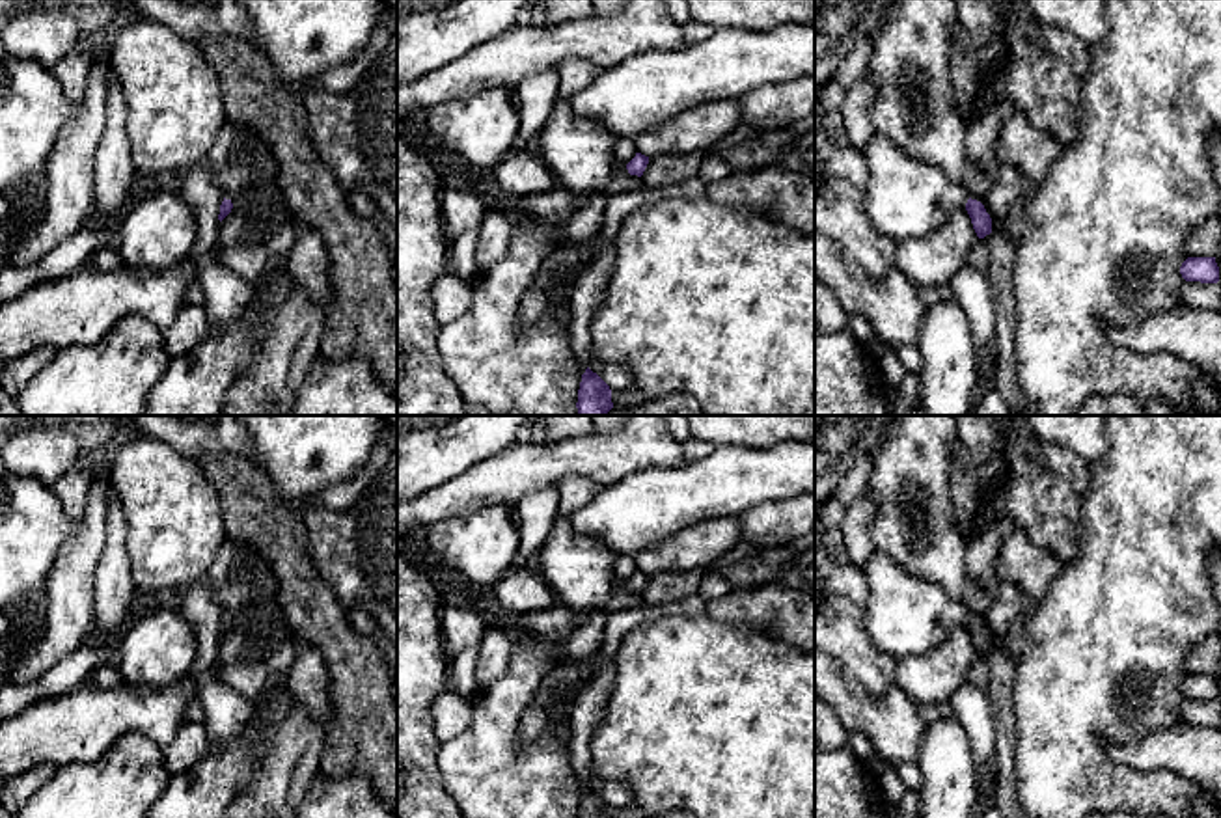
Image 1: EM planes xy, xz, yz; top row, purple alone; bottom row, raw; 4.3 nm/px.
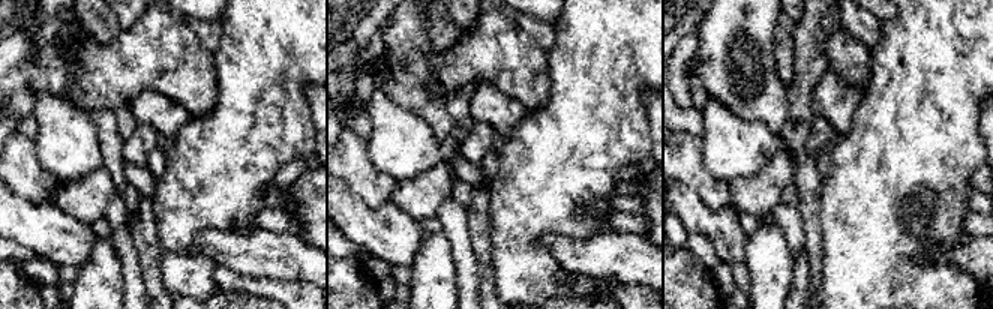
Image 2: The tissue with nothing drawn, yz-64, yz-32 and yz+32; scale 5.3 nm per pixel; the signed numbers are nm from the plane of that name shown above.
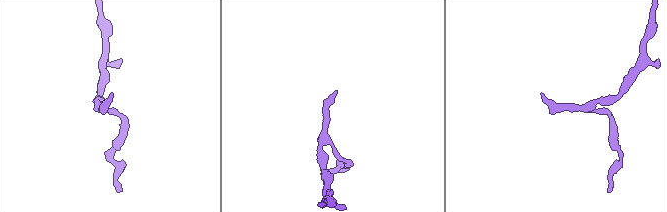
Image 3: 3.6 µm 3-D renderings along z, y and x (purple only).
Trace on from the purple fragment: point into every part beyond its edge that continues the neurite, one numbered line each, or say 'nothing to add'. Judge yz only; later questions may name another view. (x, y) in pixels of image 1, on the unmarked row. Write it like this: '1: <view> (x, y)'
1: yz (905, 615)

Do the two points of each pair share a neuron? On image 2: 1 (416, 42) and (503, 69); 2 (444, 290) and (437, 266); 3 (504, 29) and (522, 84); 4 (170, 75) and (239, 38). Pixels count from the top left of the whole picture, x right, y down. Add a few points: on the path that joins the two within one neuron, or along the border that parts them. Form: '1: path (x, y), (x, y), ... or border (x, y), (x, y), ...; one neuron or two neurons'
1: border (434, 48), (428, 65), (429, 74), (440, 84); two neurons
2: path (438, 285), (435, 282), (435, 272); one neuron
3: path (504, 42), (504, 54), (521, 71); one neuron
4: border (212, 51), (218, 86); two neurons

